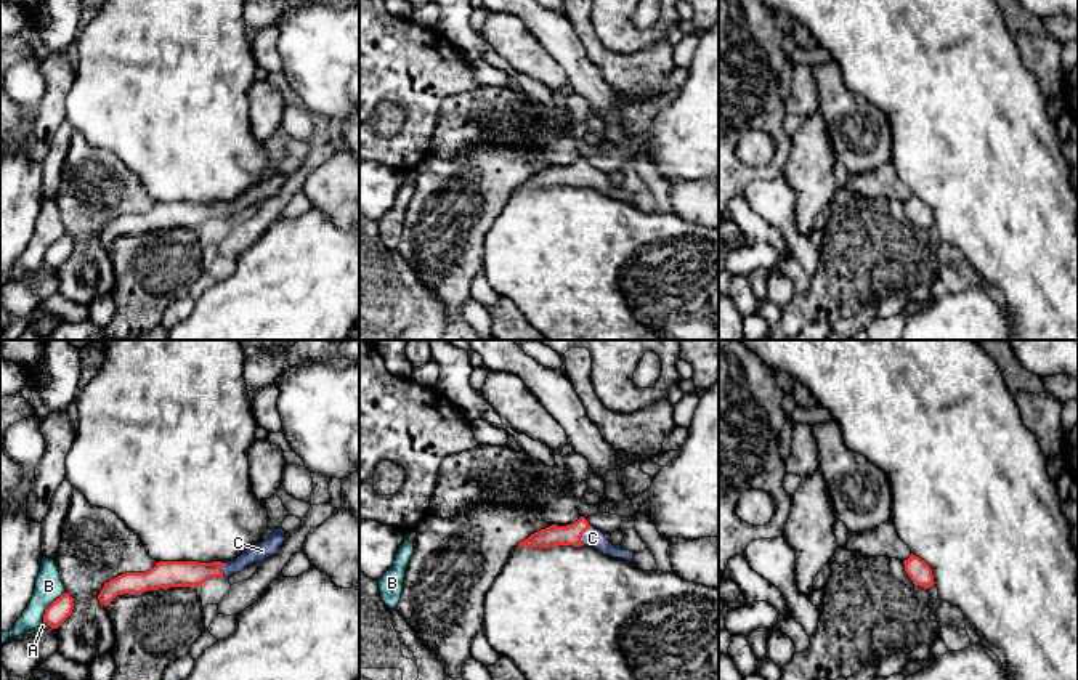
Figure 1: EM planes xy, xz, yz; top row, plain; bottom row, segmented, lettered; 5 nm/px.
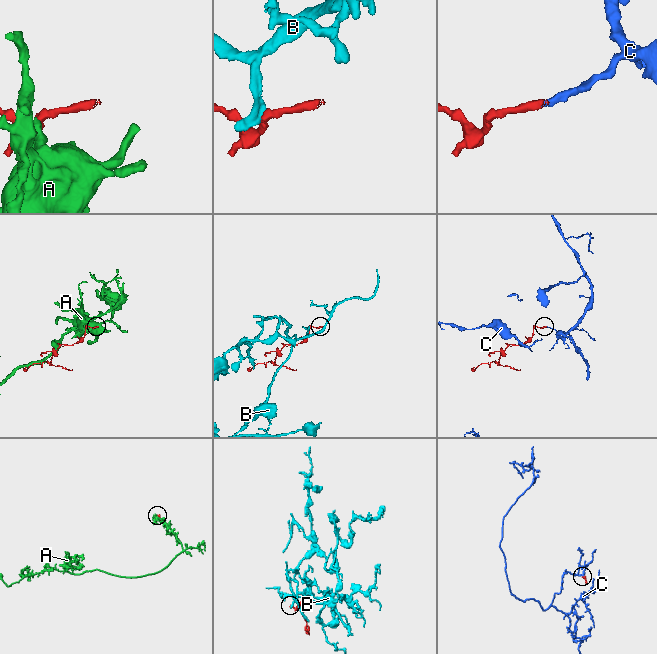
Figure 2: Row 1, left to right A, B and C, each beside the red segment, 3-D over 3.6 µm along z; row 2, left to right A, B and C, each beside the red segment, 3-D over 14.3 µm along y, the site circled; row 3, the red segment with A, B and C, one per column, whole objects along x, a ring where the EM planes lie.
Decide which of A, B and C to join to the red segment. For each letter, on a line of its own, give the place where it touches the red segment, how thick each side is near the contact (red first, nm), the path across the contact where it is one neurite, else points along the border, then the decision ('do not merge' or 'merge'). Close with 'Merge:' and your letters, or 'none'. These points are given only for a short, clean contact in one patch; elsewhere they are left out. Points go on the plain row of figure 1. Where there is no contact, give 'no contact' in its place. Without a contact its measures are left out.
A: contact xy (48, 265); calibres 110 and 40 nm; border xy (44, 262), (52, 268); do not merge
B: contact xy (50, 246); calibres 110 and 140 nm; border xy (66, 233), (45, 250), (42, 262); do not merge
C: contact xz (581, 177); calibres 110 and 100 nm; way xz (570, 175), (581, 177), (592, 178); merge
Merge: C

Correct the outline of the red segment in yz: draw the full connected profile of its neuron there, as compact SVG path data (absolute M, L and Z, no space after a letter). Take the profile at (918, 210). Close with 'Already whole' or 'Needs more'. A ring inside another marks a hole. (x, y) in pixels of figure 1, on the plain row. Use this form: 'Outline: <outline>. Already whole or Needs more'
Outline: M911 194L910 199L903 202L903 205L906 215L910 217L914 226L930 229L935 225L930 207L919 197Z. Already whole

